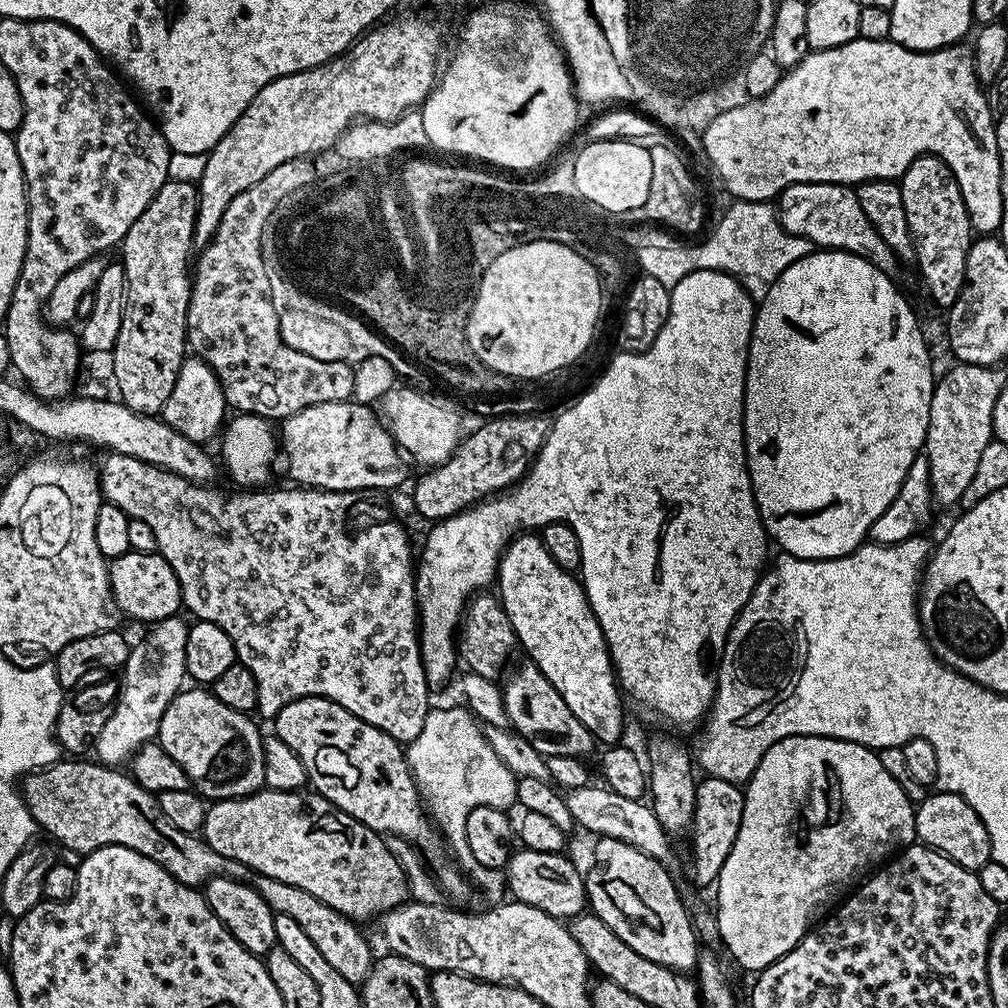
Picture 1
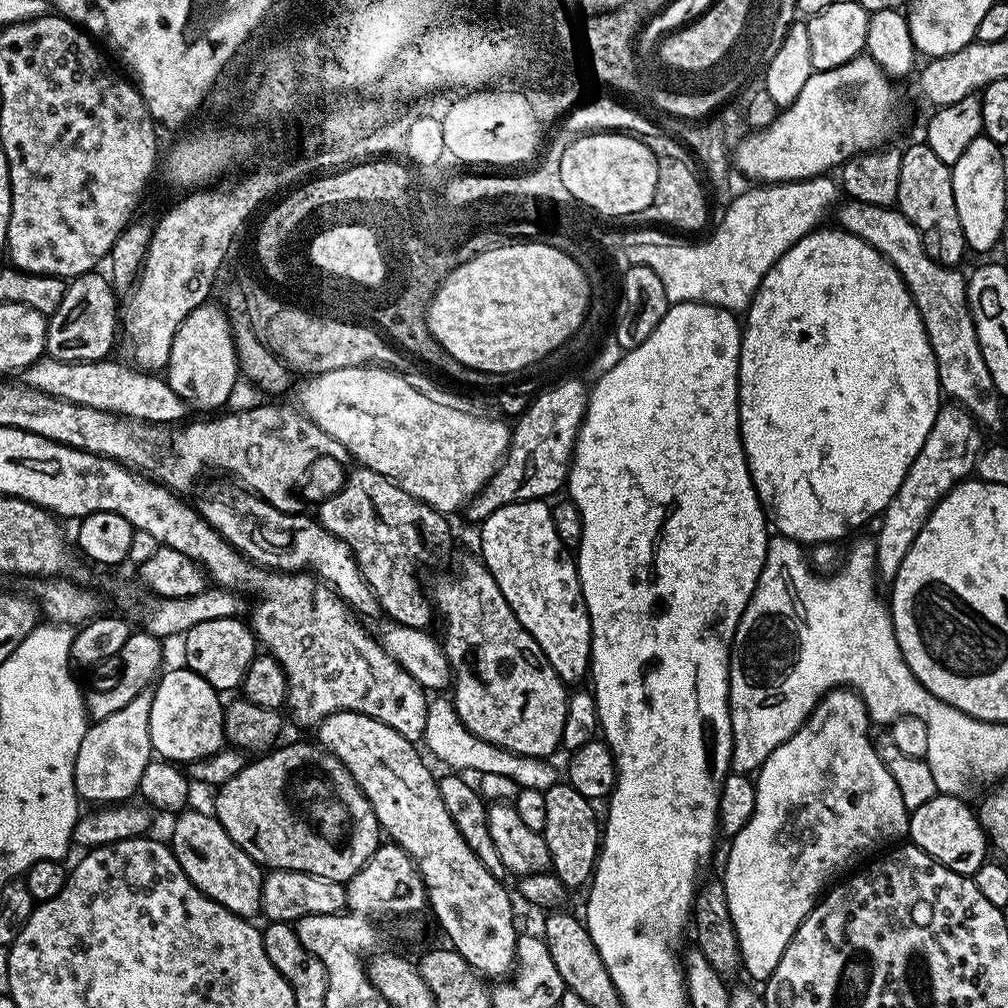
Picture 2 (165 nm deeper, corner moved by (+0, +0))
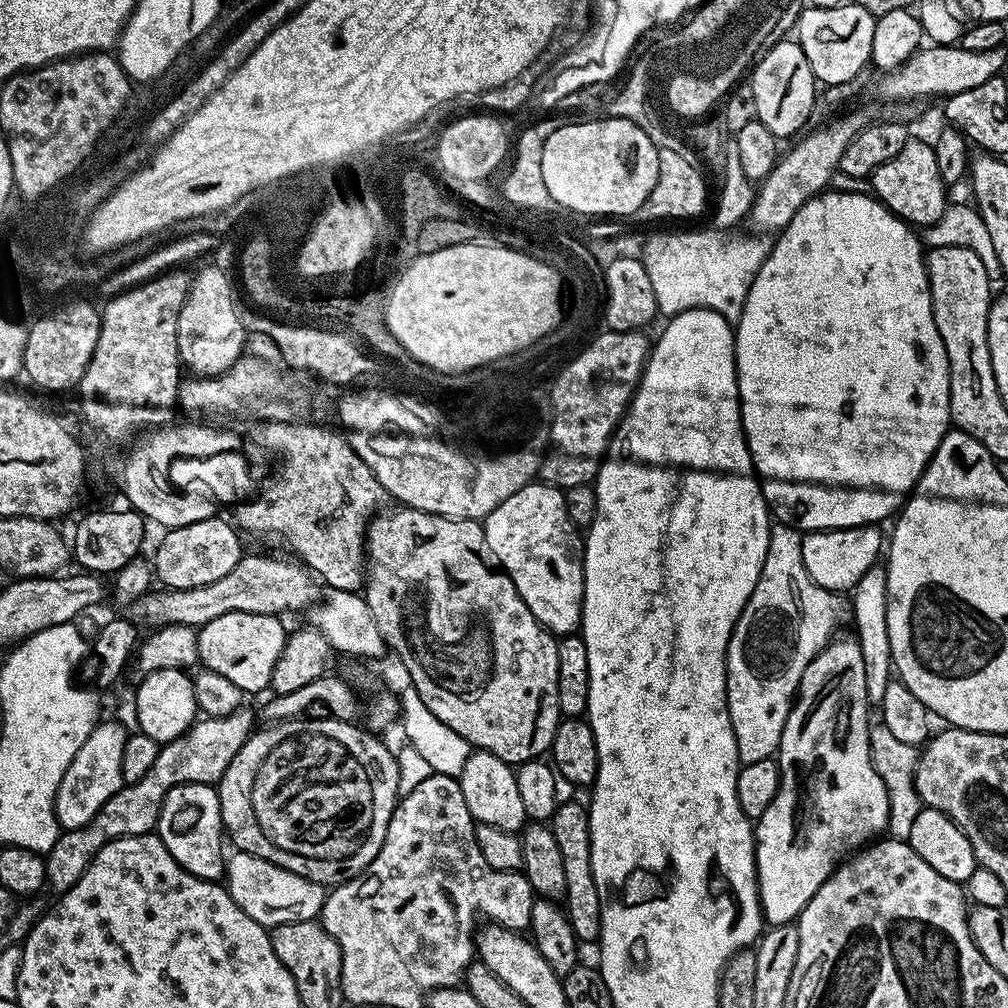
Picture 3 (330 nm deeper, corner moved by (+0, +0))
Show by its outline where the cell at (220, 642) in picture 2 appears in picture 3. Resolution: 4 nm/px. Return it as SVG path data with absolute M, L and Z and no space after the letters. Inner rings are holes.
M231 612L214 618L214 622L206 622L198 630L199 663L207 671L234 682L245 694L267 689L272 682L274 662L278 662L284 645L286 627L282 621L280 616Z

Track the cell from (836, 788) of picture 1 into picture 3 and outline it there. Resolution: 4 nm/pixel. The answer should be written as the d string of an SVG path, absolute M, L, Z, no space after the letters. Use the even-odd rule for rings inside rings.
M840 639L829 642L802 674L778 749L780 785L774 794L774 802L766 806L766 814L754 824L760 910L772 926L793 923L810 898L818 894L822 882L826 882L846 858L875 841L887 829L891 818L887 787L871 760L866 662L862 662L859 639Z

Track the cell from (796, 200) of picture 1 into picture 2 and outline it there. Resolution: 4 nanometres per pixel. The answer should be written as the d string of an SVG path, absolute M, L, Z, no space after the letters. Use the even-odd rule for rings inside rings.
M851 198L845 199L839 208L839 227L874 246L874 250L878 250L878 254L885 256L900 272L902 282L906 282L936 359L943 395L965 408L981 429L998 427L1004 420L1004 408L1000 405L1002 397L992 385L990 370L986 370L986 362L978 346L978 334L968 305L965 273L960 273L959 267L939 264L926 250L919 230L899 210Z

